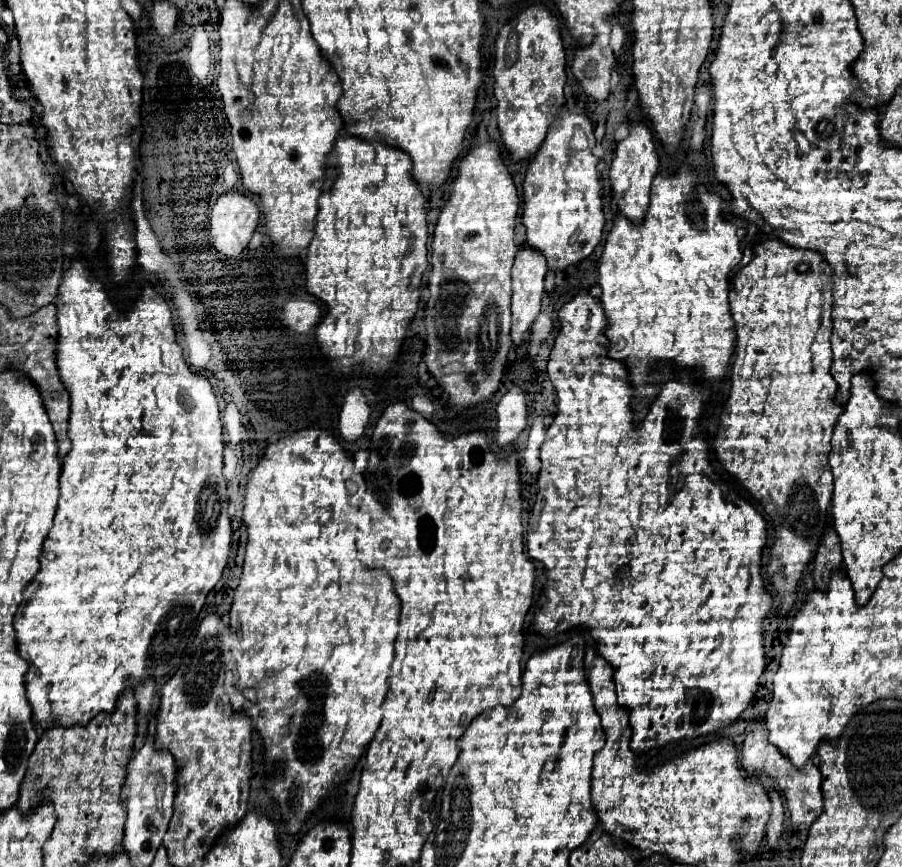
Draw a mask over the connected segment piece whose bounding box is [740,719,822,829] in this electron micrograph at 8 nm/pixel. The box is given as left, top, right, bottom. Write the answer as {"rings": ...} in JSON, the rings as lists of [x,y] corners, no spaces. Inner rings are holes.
{"rings":[[[764,719],[748,721],[748,733],[746,733],[744,743],[740,747],[740,763],[750,775],[766,773],[766,775],[770,775],[774,779],[776,789],[786,799],[794,829],[798,829],[800,825],[810,827],[810,823],[818,817],[818,813],[822,809],[822,797],[820,797],[820,781],[822,781],[822,777],[820,777],[818,767],[812,761],[808,761],[802,769],[794,767],[792,761],[788,761],[788,757],[780,749],[776,749],[776,745],[772,745],[768,741],[768,729],[766,729]]]}

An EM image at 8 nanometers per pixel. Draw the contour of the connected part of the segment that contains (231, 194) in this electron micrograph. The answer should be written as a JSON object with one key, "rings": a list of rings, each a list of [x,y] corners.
{"rings":[[[230,189],[222,193],[212,209],[210,235],[212,245],[226,257],[238,257],[250,243],[254,229],[258,227],[260,209],[252,197]]]}

